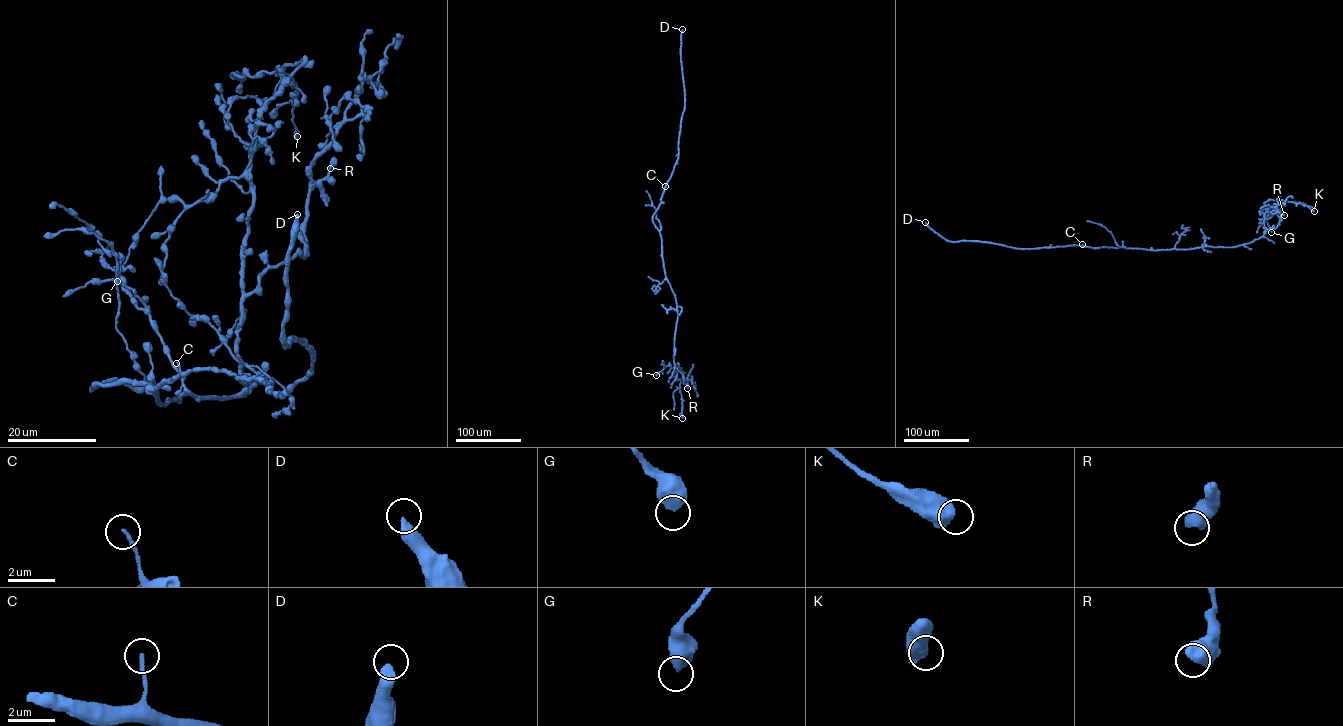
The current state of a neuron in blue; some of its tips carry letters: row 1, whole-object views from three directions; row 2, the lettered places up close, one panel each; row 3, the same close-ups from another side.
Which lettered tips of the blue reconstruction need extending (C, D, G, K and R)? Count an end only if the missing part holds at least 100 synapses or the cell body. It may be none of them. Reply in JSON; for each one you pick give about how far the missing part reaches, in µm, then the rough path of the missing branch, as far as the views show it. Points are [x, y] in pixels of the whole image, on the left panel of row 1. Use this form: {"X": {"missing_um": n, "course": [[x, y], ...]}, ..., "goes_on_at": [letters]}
{"D": {"missing_um": 200, "course": [[297, 214], [296, 94], [265, 61], [206, 69], [216, 98], [259, 111], [225, 143], [240, 128], [306, 133]]}, "goes_on_at": ["D"]}

